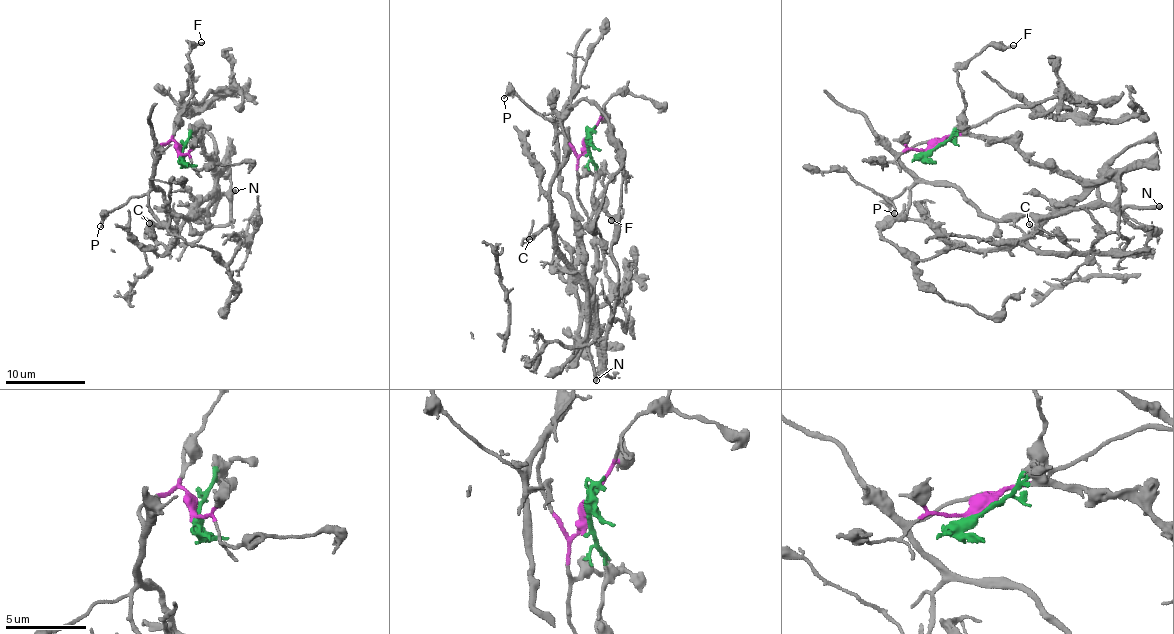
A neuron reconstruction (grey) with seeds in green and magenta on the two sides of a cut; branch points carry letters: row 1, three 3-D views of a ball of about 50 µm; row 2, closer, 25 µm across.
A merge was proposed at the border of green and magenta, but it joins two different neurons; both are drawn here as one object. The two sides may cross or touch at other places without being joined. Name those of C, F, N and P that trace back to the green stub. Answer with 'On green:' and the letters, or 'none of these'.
On green: C

